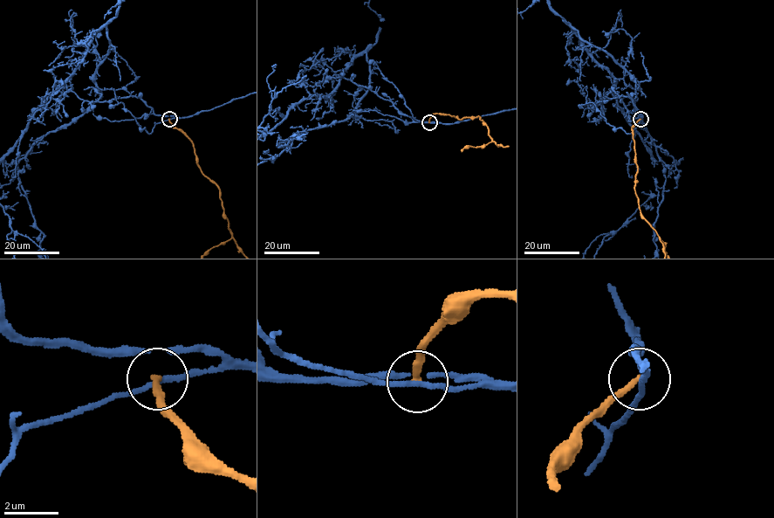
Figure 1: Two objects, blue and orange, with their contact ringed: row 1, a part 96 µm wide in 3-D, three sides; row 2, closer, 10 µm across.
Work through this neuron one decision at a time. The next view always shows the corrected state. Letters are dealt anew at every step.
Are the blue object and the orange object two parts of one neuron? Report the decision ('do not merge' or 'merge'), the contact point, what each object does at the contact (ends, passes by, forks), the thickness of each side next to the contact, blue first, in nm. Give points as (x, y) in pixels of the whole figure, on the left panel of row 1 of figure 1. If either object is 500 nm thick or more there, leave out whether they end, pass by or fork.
do not merge; at (169, 119); blue passes by; orange ends there; 190 nm thick on the blue side, 260 nm on the other

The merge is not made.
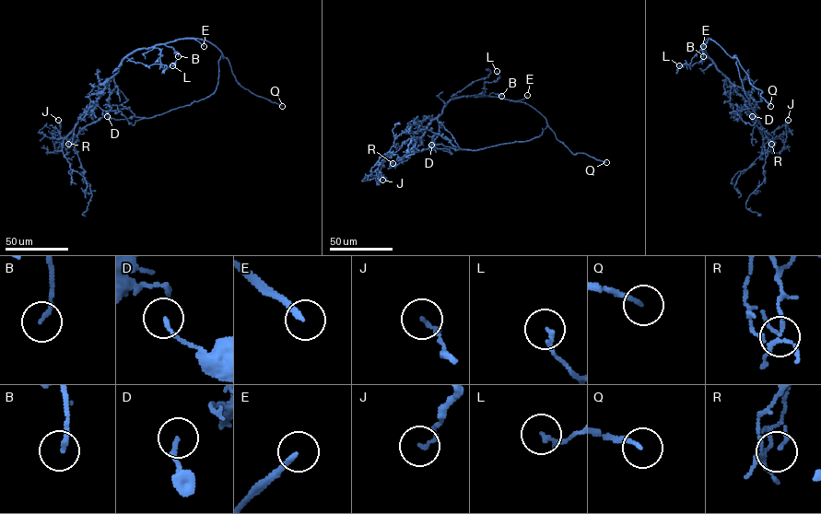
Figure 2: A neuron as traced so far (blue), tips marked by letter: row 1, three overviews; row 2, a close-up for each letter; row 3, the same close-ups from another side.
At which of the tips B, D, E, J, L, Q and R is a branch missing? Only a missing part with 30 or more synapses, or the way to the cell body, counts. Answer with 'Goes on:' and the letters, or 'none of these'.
Goes on: E, Q

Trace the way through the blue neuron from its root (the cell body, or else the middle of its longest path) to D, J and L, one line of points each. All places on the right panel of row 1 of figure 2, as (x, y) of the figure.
D: (704, 45), (706, 54), (745, 100), (745, 106), (737, 110), (753, 109), (757, 116), (752, 116)
J: (704, 45), (706, 54), (745, 100), (746, 112), (762, 134), (781, 140), (780, 152), (788, 120)
L: (704, 45), (692, 58), (690, 68), (686, 63), (679, 65)

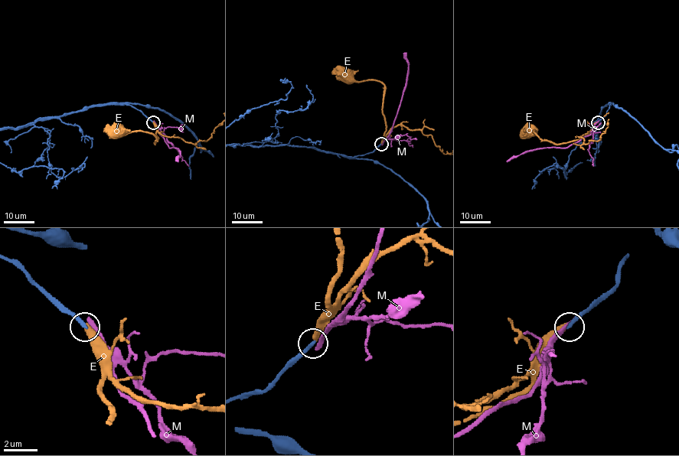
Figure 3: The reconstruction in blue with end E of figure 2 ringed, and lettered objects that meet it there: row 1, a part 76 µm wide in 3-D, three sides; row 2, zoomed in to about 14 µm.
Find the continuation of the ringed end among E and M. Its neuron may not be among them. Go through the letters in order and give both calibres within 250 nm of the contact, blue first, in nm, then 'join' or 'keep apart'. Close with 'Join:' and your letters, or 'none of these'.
E: 220 nm thick on the blue side, 360 nm on the other; keep apart
M: 200 nm thick on the blue side, 280 nm on the other; keep apart
Join: none of these

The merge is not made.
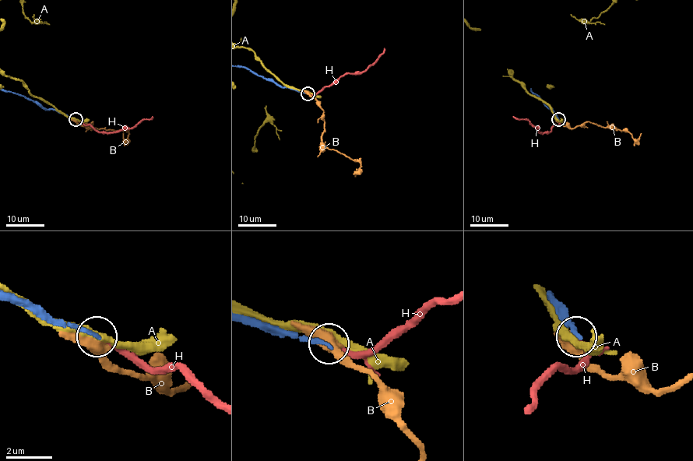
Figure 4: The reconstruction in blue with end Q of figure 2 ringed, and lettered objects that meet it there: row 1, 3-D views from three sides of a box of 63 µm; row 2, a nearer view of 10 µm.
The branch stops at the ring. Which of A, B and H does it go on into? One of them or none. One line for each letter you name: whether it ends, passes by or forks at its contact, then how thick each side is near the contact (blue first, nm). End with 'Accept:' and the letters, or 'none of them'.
H: it ends; calibres 170 and 220 nm
Accept: H

